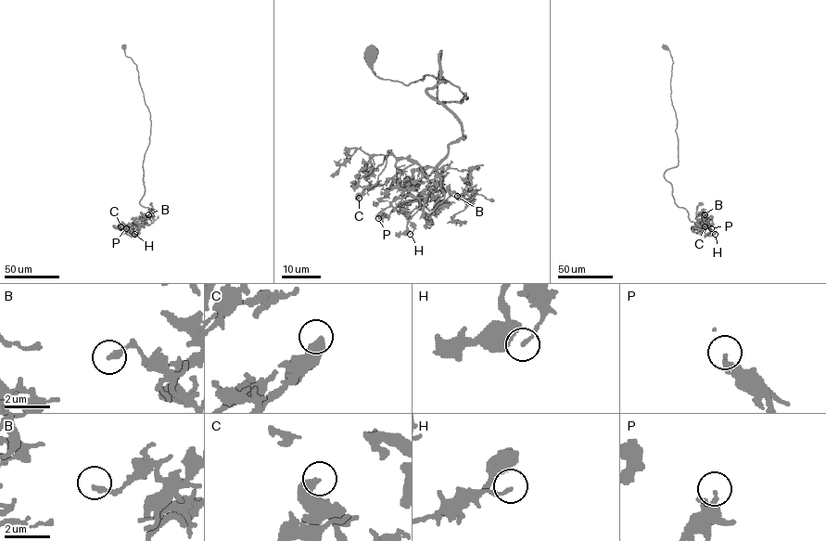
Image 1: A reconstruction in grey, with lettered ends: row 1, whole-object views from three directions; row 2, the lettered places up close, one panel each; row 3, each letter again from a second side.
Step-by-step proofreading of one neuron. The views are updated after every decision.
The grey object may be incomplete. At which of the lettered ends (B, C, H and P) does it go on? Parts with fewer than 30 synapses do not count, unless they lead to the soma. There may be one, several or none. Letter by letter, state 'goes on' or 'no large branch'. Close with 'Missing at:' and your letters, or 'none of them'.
B: no large branch
C: no large branch
H: no large branch
P: no large branch
Missing at: none of them

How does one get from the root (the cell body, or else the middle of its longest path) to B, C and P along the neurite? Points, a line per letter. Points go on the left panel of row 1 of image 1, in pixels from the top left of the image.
B: (124, 47), (136, 65), (150, 116), (139, 202), (150, 213), (144, 226), (153, 222), (148, 214)
C: (124, 47), (136, 65), (150, 116), (139, 202), (150, 213), (137, 228), (127, 232), (120, 226)
P: (124, 47), (136, 65), (151, 123), (139, 202), (149, 209), (149, 216), (136, 235), (126, 228)

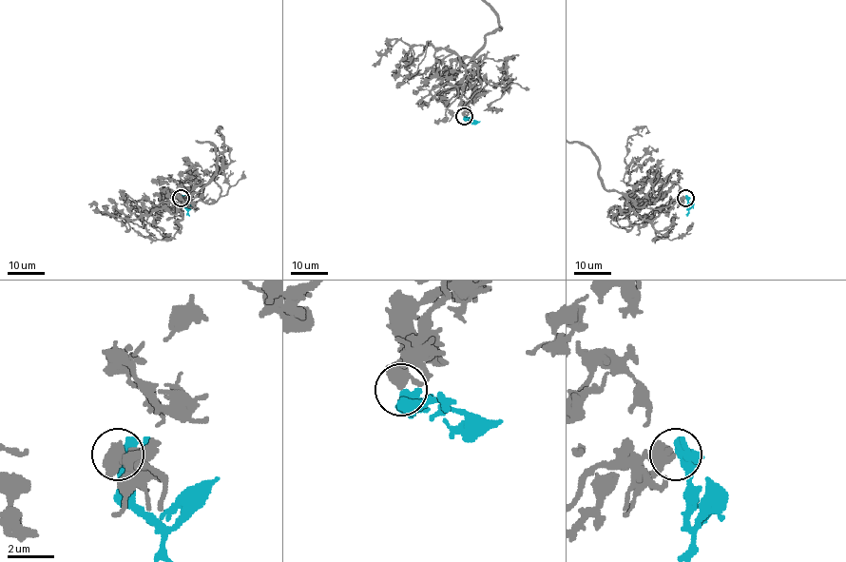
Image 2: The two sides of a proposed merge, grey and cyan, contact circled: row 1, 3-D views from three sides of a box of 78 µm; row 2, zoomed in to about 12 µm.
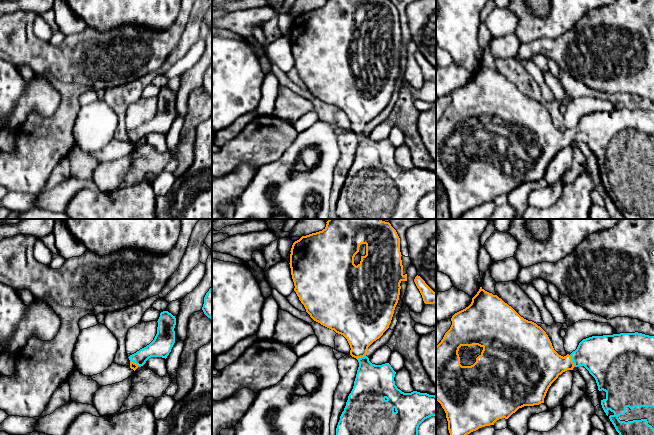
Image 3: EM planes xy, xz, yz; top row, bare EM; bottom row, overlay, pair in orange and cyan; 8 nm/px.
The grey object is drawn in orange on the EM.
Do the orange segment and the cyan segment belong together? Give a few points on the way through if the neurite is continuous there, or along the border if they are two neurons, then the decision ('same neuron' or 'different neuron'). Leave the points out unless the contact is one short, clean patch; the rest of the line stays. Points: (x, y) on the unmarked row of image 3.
runs through yz (541, 140), (563, 140), (572, 137), (582, 132), (602, 132); same neuron

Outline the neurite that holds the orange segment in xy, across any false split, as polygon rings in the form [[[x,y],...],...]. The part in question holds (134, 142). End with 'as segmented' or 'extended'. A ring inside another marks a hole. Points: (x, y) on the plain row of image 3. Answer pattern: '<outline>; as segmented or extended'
[[[168,87],[160,89],[158,95],[157,110],[154,116],[146,123],[130,131],[130,144],[134,147],[143,142],[151,133],[167,134],[175,119],[176,94]]]; extended

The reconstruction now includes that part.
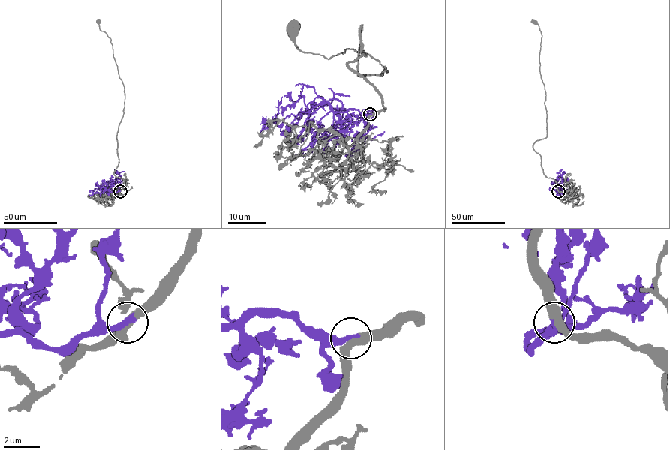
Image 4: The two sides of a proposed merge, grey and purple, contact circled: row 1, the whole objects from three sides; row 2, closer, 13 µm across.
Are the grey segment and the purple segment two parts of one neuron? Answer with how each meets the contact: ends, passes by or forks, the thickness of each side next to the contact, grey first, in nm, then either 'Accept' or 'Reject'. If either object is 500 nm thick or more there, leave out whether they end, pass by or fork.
At the ring grey passes by. At the ring purple ends. Thickness 440 nm (grey) against 400 nm. Accept

